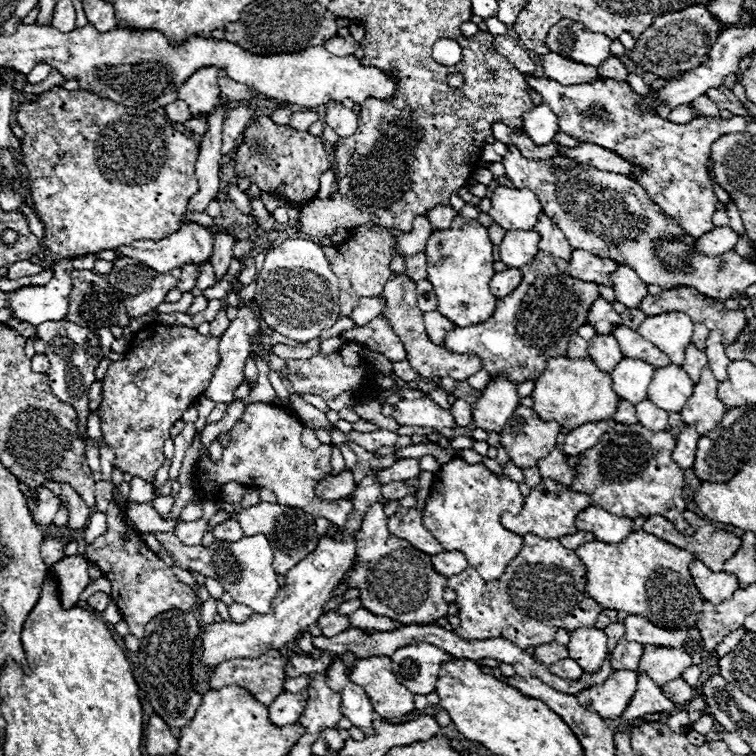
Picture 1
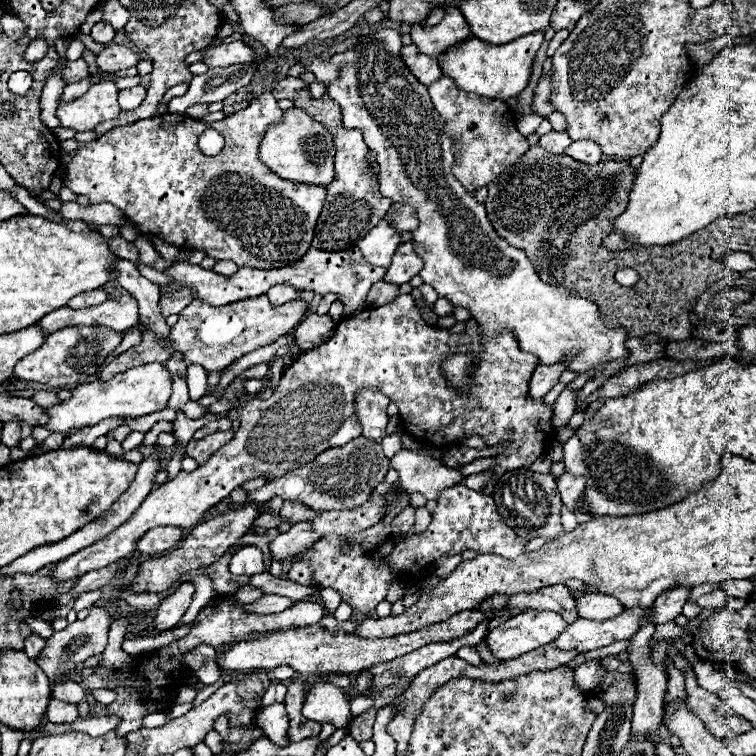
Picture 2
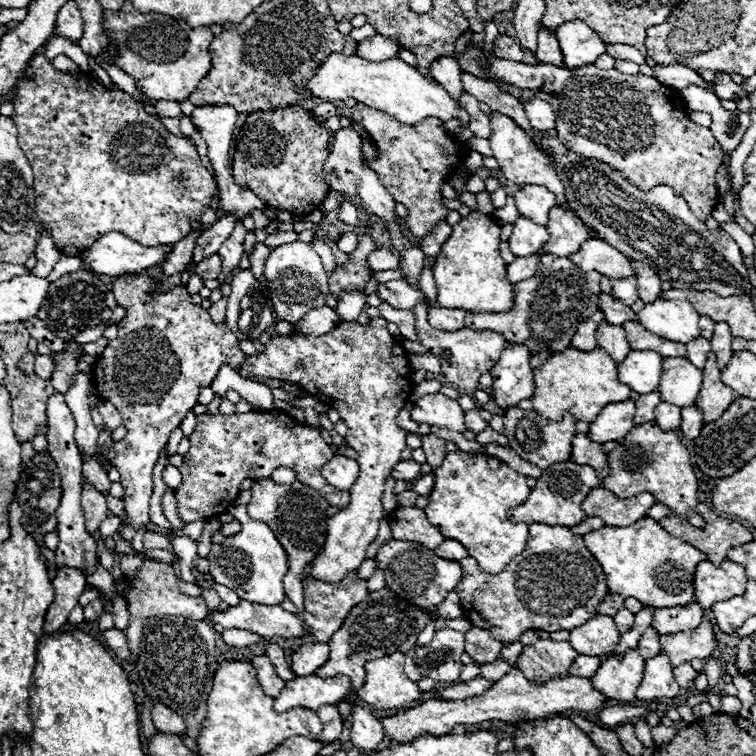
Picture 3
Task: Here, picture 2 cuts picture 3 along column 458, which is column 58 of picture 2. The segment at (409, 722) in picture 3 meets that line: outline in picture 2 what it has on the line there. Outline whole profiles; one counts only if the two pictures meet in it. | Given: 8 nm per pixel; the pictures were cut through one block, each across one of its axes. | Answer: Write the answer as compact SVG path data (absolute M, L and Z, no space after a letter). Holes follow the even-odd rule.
M50 700L48 710L46 710L46 720L52 724L70 724L78 718L78 708L76 704L70 702L60 702L60 700Z

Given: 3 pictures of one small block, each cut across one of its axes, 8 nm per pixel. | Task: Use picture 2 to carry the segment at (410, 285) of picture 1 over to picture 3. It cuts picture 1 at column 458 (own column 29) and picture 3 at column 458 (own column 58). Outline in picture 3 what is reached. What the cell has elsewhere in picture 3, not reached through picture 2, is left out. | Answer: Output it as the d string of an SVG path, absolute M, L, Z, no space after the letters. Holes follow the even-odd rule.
M418 304L414 310L416 314L416 334L422 342L422 346L432 352L434 356L440 358L442 364L442 374L448 382L452 382L456 388L468 388L468 390L476 390L480 384L480 376L484 372L490 372L494 368L494 364L498 362L500 354L506 348L506 338L500 336L498 332L490 332L490 330L470 330L470 328L460 328L458 332L442 332L430 326L428 322L428 308Z

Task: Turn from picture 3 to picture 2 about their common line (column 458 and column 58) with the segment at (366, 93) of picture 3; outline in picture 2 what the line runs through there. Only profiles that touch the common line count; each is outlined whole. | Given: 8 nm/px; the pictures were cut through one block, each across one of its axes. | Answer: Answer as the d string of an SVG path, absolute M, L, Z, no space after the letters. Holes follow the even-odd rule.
M112 80L90 86L90 90L68 102L60 104L56 116L62 128L72 128L74 132L94 130L104 120L114 120L120 114L118 88Z

